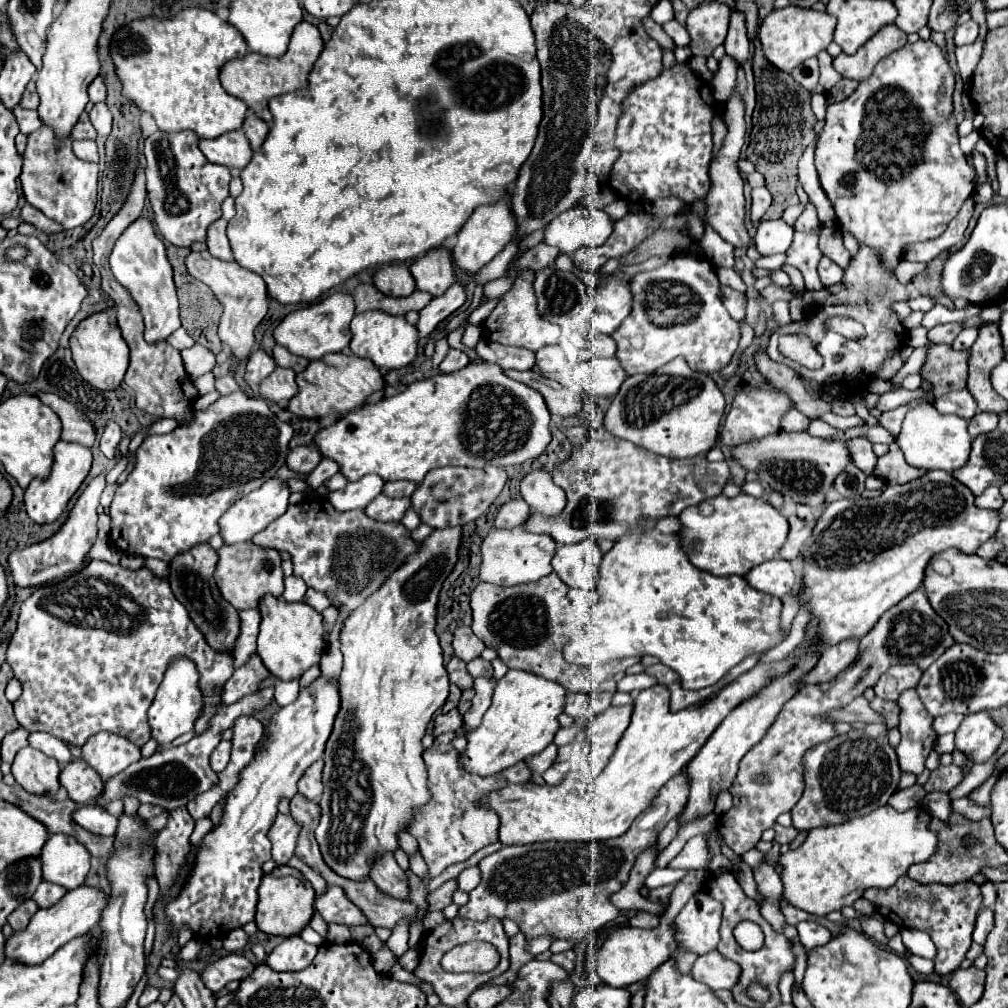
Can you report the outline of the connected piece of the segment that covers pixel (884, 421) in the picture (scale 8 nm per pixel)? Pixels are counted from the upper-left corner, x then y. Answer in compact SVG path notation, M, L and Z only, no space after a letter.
M921 401L911 403L911 405L905 405L905 407L899 407L899 409L895 409L895 411L881 413L881 415L877 415L877 421L879 421L879 425L881 425L881 427L885 427L893 437L897 437L897 435L899 435L899 431L901 431L901 423L903 423L905 411L909 411L911 407L915 407L915 405L919 405L919 403L921 403Z

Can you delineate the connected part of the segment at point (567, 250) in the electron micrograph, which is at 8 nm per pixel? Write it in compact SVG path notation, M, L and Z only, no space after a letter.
M579 205L557 215L549 223L543 241L559 247L565 255L571 255L579 247L603 245L611 237L613 225L615 219L611 219L603 209Z

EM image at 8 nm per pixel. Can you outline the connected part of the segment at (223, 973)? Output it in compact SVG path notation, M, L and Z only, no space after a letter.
M229 953L229 955L223 955L223 957L219 957L217 961L209 961L207 965L205 965L205 969L201 971L201 981L203 981L203 985L209 989L209 991L221 991L229 981L243 981L245 977L249 977L253 973L253 965L243 957L243 955L239 955L239 953Z

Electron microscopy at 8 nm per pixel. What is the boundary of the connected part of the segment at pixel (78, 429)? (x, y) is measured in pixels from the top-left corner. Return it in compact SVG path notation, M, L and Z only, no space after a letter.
M41 391L37 397L59 415L59 419L63 423L63 435L61 435L63 441L93 447L93 443L95 443L93 423L73 403L67 403L59 395L51 395L47 391Z

